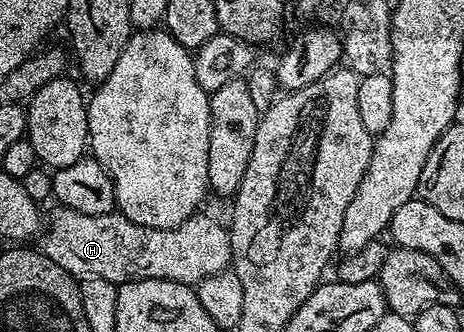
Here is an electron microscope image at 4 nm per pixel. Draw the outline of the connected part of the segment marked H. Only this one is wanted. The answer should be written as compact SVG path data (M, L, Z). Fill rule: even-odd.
M56 208L52 219L49 222L47 219L46 229L39 235L38 249L41 254L54 260L54 264L61 266L67 274L71 274L77 280L102 276L102 280L110 280L117 284L137 282L147 278L195 284L206 276L214 276L218 272L229 269L232 261L232 240L229 231L225 227L223 230L214 219L207 218L204 212L191 214L185 222L174 228L146 228L142 224L134 224L126 220L126 216L119 212L102 216L86 216L82 212Z

